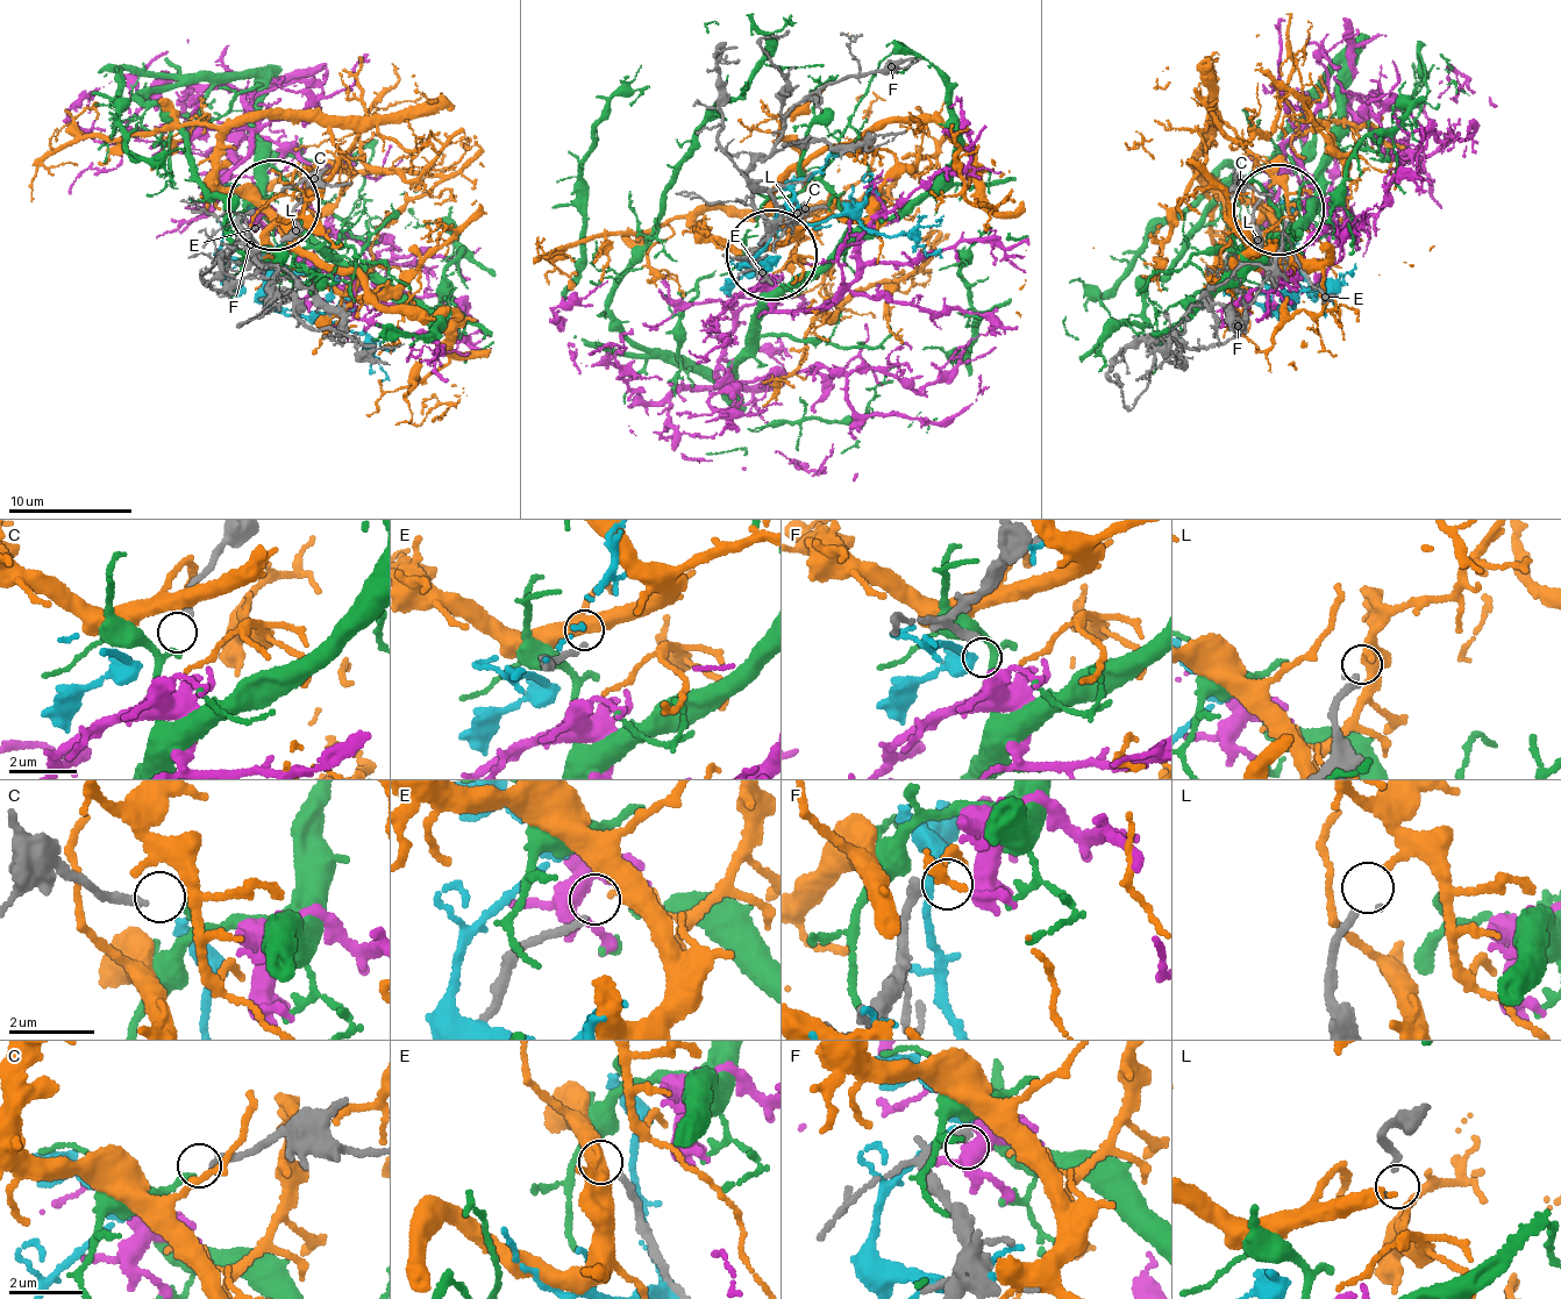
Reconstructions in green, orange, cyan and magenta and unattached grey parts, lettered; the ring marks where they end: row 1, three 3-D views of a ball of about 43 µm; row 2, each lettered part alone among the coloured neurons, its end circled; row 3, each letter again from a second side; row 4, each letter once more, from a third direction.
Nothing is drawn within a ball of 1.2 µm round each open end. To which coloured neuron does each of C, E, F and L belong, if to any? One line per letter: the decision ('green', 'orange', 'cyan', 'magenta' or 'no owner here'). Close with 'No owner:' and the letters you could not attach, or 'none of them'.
C: no owner here
E: no owner here
F: magenta
L: orange
No owner: C, E

